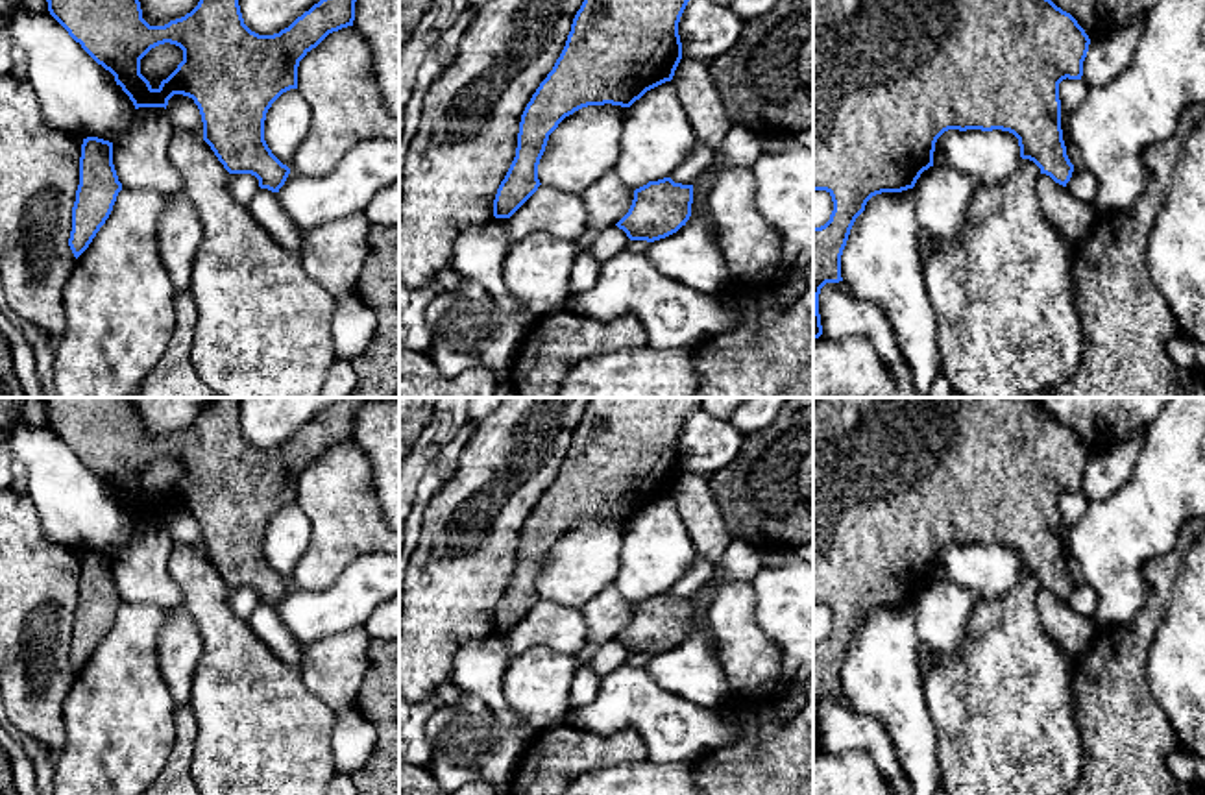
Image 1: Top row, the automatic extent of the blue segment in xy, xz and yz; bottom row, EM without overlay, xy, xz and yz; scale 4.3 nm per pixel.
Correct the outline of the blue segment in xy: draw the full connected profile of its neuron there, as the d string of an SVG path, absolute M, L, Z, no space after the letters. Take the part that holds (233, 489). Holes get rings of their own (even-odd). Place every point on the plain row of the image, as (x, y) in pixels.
M46 398L50 429L81 459L81 462L115 490L135 523L164 521L174 508L194 514L203 536L203 555L229 588L251 588L261 603L279 606L290 582L264 555L264 534L272 518L286 505L298 503L299 475L329 447L353 440L355 416L371 398L342 398L288 442L274 449L251 446L242 433L240 398L213 398L198 420L164 440L142 433L140 416L128 398ZM159 459L176 459L183 475L157 503L140 488L140 473Z

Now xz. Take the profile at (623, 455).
M590 398L560 471L521 529L516 571L493 614L495 632L510 632L538 605L542 599L538 593L540 573L549 549L566 531L588 520L612 518L630 521L647 505L673 494L682 473L678 436L688 416L700 407L700 398Z

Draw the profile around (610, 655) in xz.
M612 640L612 642L602 643L597 649L590 666L602 679L604 675L608 675L608 673L615 671L617 667L621 667L623 664L627 664L628 656L630 656L630 653L627 651L627 647L623 643L619 643L617 640Z

